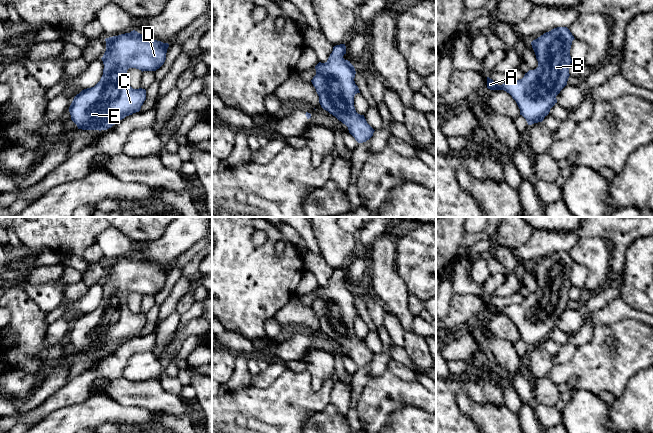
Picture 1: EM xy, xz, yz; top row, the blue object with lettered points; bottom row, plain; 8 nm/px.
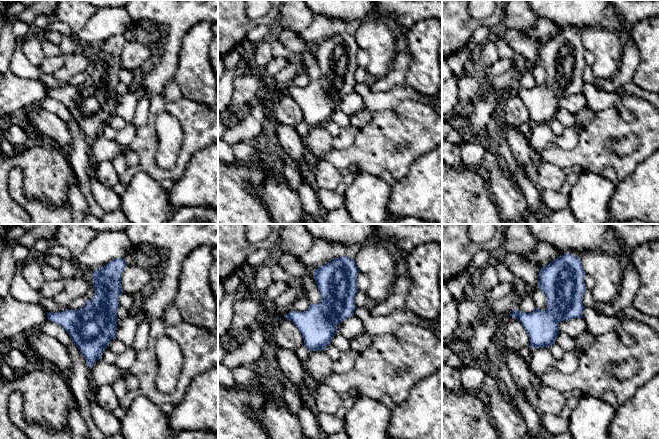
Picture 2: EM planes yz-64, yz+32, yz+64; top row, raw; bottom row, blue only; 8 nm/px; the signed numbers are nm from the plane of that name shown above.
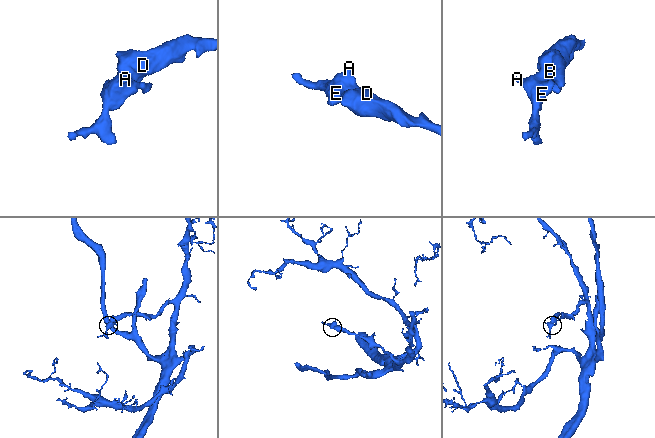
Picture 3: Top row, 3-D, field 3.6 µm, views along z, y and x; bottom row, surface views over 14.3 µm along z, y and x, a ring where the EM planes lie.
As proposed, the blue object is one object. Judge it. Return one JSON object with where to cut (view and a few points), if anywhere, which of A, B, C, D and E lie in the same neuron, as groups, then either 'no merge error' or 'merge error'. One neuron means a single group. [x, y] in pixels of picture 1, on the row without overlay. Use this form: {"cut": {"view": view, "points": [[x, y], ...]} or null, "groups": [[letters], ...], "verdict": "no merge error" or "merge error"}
{"cut": null, "groups": [["A", "B", "C", "D", "E"]], "verdict": "no merge error"}

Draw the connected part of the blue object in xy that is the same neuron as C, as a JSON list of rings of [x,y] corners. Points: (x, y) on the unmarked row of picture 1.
[[[133,254],[105,263],[106,275],[101,282],[104,288],[100,305],[91,312],[77,318],[70,331],[71,344],[82,354],[107,354],[126,340],[139,336],[146,324],[146,314],[133,313],[127,302],[127,294],[136,292],[143,295],[156,295],[166,284],[168,267],[154,264]]]

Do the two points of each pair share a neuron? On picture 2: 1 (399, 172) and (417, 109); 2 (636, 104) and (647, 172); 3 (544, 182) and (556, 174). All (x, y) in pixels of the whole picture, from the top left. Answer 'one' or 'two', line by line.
1: one
2: two
3: one

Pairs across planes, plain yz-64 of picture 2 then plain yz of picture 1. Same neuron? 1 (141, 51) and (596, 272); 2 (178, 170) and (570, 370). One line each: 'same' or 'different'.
1: different
2: same

